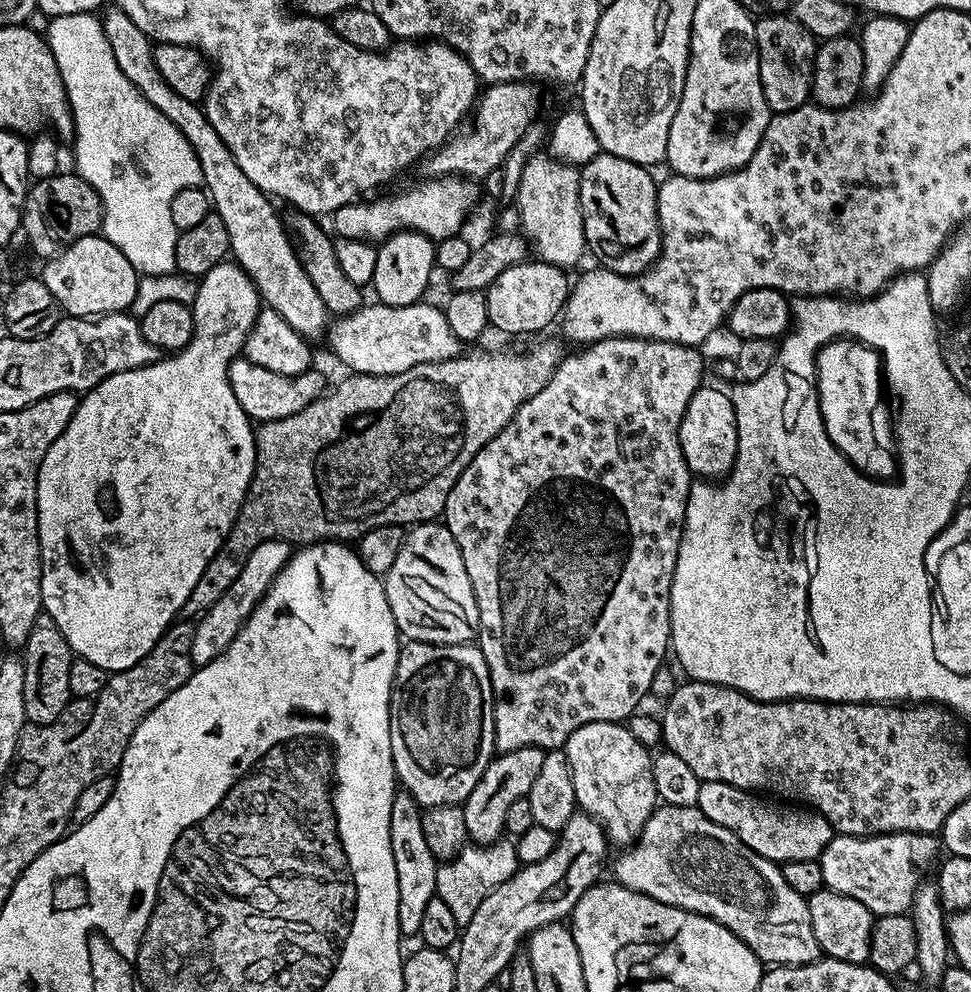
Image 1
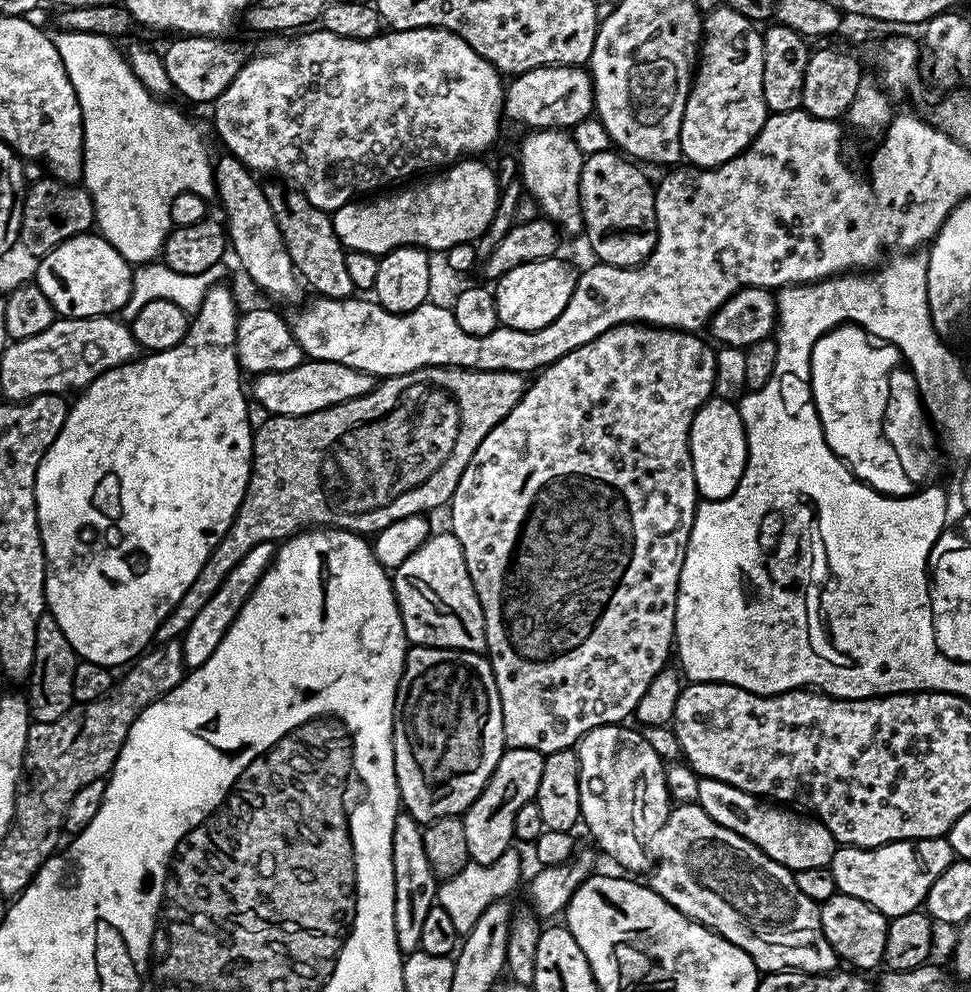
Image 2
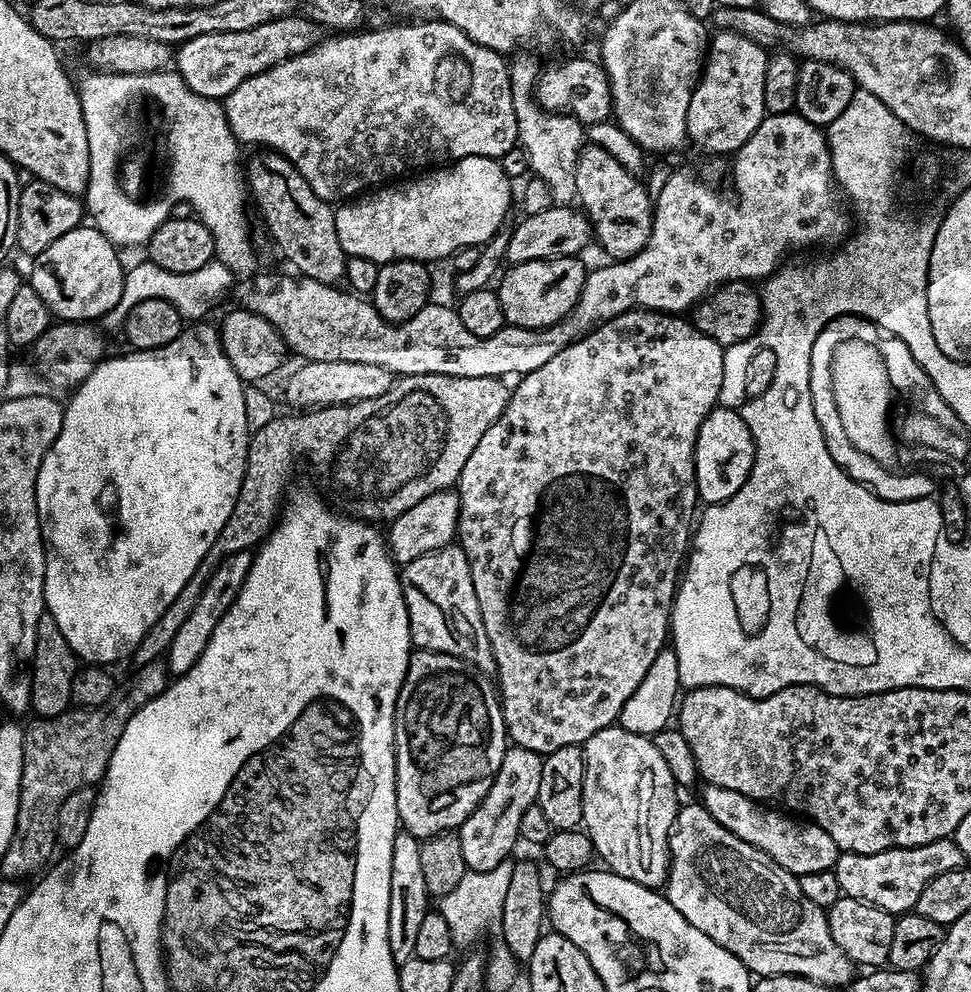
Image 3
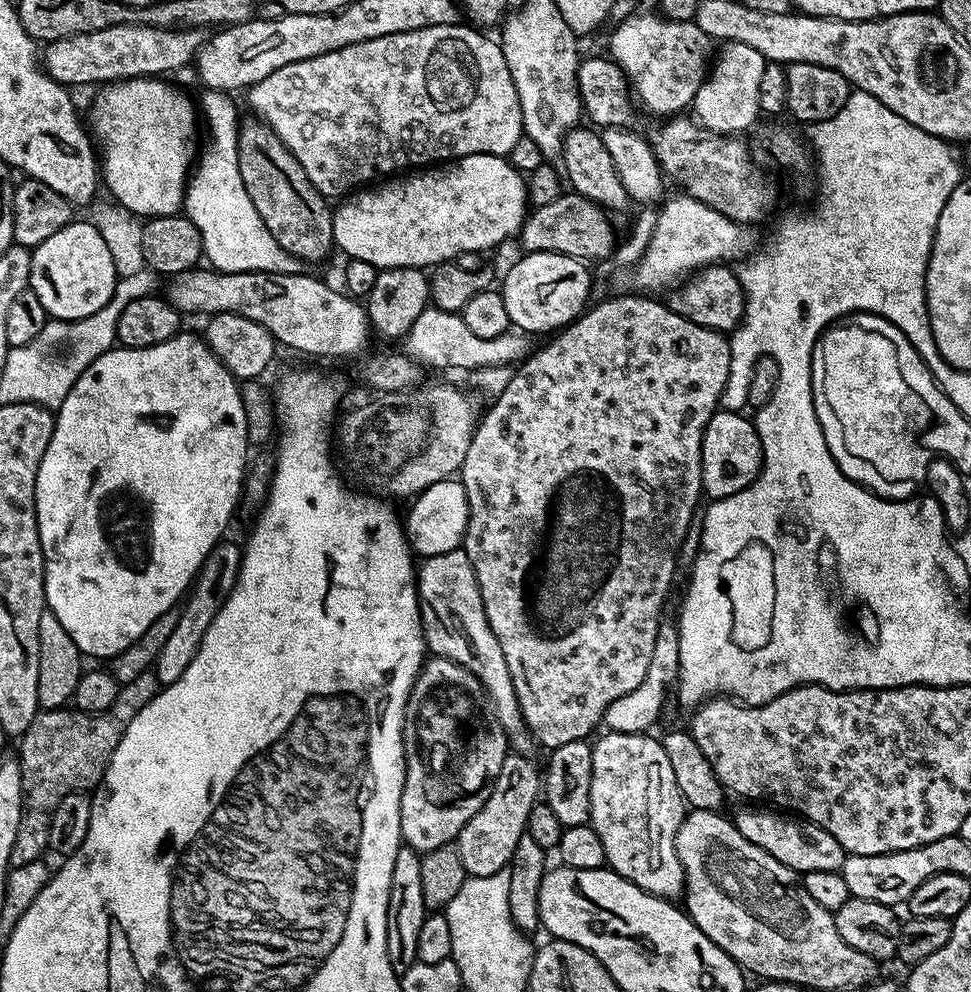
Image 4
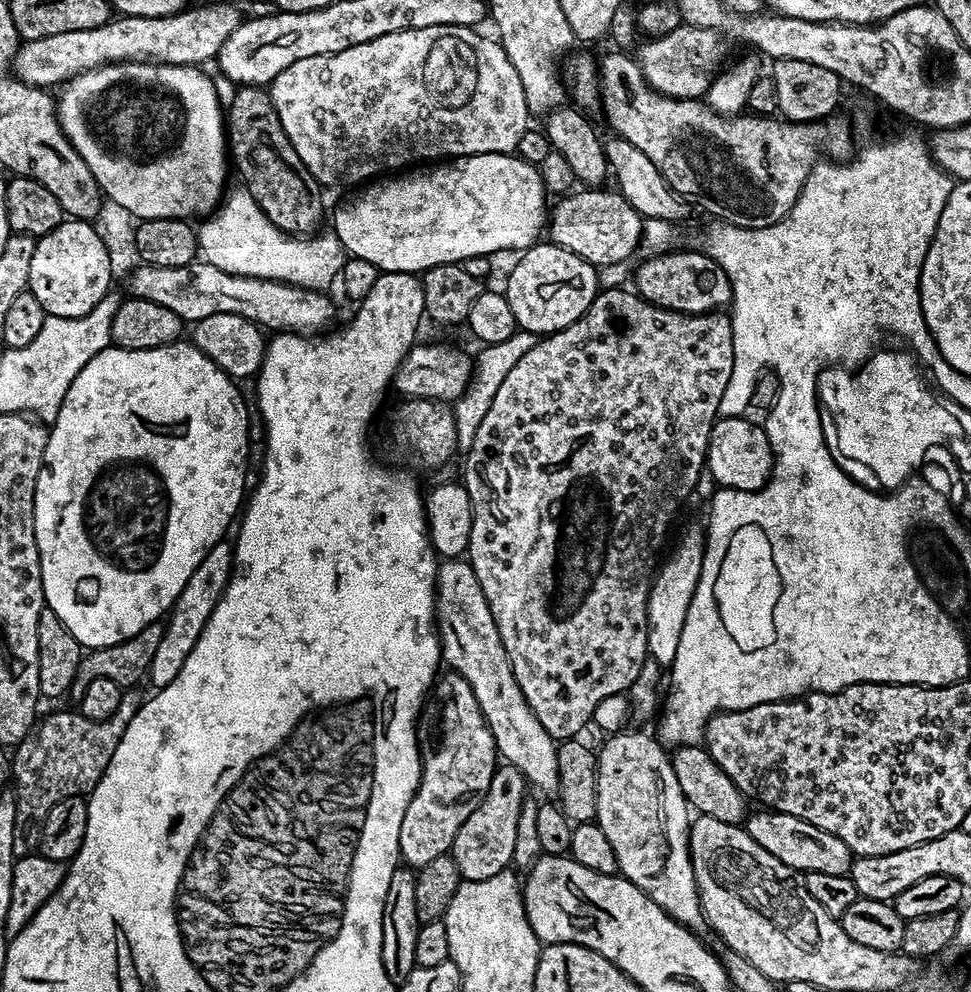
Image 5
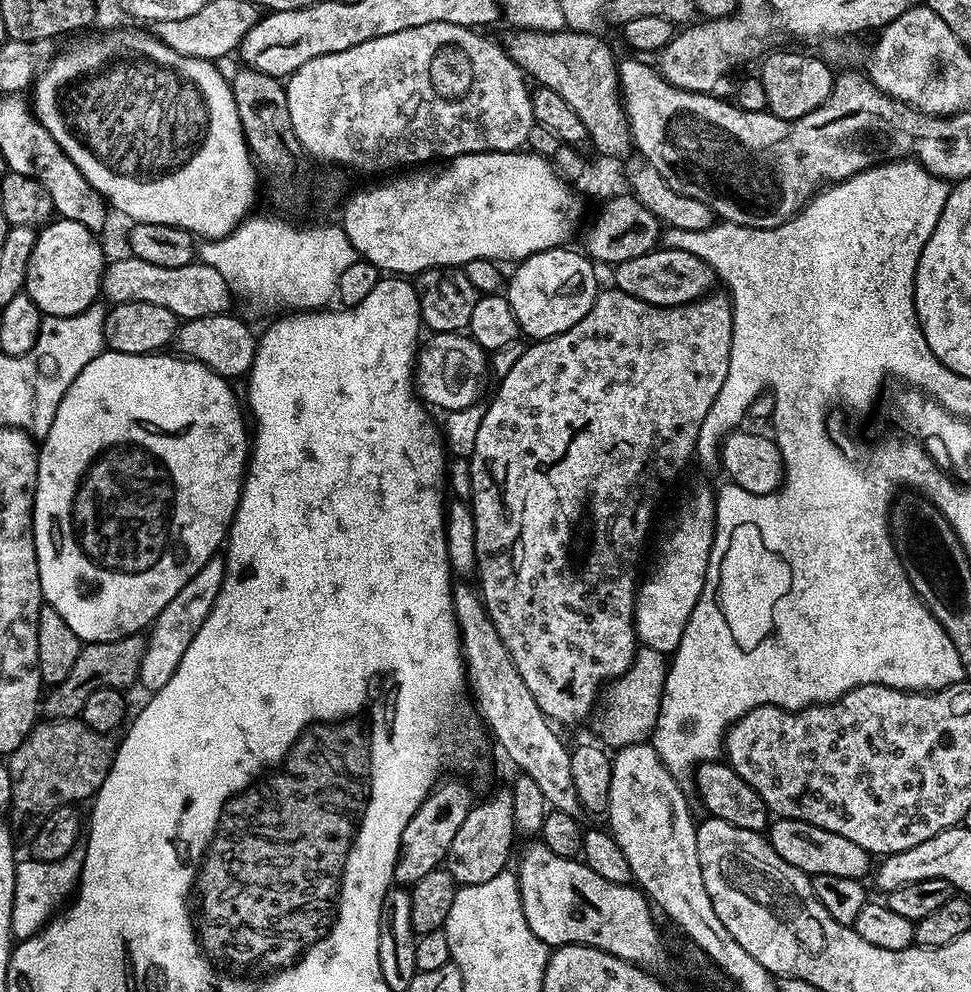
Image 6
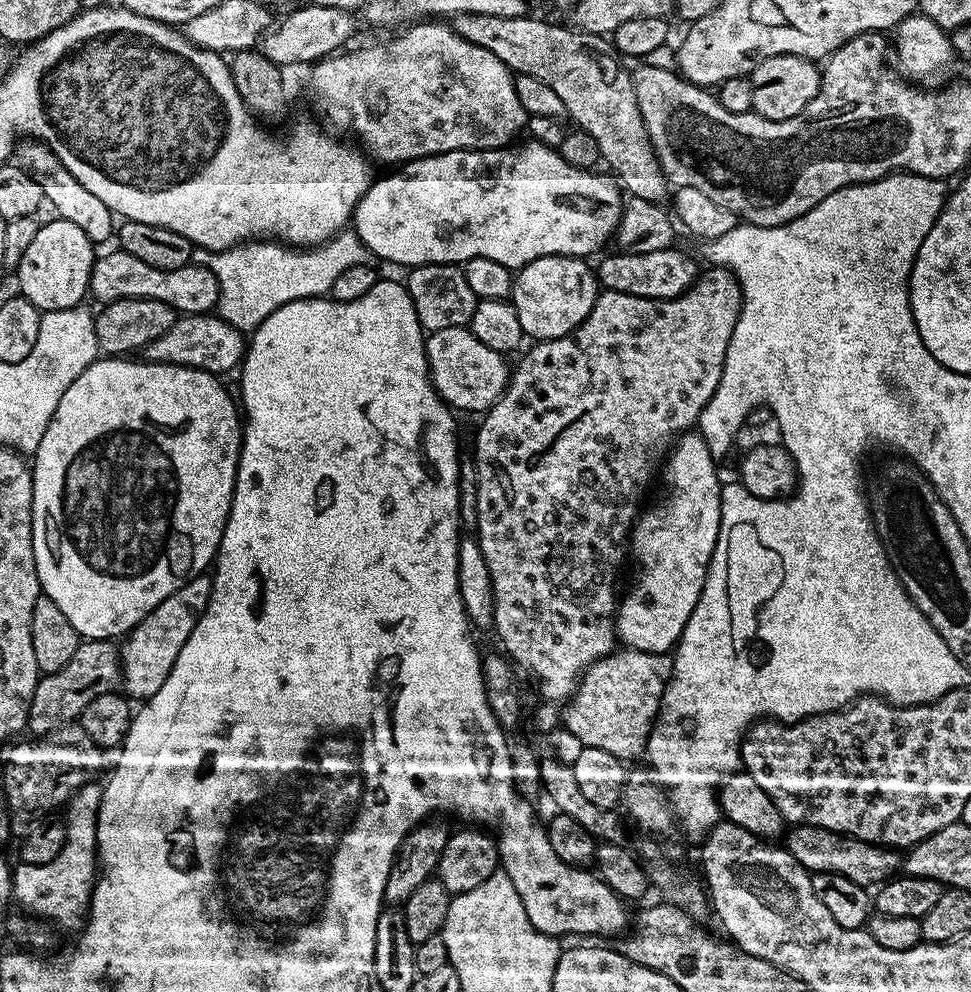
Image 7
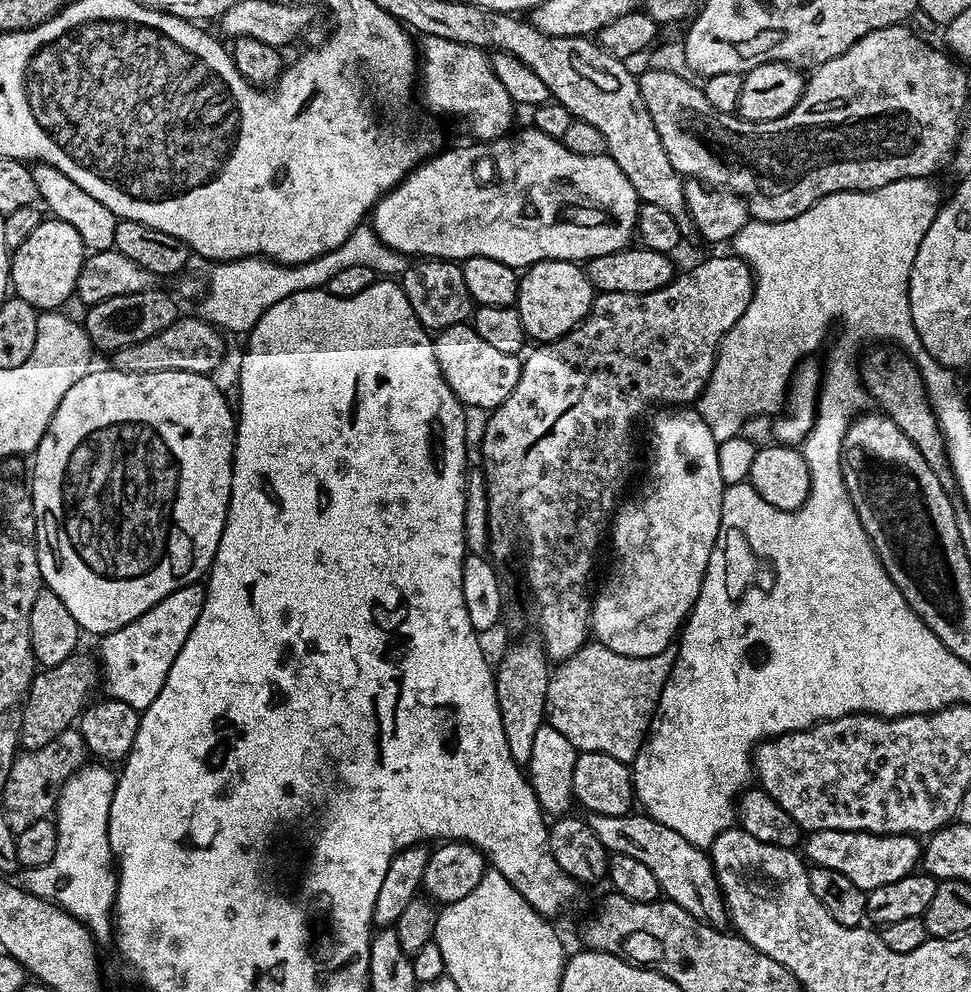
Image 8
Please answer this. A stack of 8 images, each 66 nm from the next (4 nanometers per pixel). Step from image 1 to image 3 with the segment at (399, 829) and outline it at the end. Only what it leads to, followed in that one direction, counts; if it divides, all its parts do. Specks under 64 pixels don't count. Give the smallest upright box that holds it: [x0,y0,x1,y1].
[388,830,430,966]

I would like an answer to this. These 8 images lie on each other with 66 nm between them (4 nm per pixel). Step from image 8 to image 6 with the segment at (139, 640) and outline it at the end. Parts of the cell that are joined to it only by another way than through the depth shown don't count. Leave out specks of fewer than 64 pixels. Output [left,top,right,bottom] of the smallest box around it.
[139,554,224,693]

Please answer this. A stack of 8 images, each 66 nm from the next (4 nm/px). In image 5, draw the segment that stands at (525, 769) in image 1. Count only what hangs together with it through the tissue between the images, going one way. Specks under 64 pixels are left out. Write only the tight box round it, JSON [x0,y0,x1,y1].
[451,763,526,880]

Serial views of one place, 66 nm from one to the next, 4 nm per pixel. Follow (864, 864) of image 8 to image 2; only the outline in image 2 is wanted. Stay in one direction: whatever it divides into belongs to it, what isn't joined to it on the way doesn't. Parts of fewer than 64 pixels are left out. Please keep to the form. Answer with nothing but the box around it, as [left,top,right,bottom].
[695,778,838,874]

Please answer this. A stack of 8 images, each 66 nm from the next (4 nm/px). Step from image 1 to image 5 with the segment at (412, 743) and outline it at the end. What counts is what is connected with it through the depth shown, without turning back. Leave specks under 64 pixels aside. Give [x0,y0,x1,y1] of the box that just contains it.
[398,670,498,870]

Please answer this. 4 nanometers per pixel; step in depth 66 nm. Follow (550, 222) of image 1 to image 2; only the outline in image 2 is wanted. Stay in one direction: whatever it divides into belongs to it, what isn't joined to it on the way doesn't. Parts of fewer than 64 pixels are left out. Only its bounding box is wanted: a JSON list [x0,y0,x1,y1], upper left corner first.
[519,130,585,233]

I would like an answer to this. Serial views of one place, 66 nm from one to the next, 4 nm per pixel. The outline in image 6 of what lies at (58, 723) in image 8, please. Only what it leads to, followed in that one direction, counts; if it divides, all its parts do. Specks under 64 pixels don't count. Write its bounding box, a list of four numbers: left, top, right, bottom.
[42,634,148,720]

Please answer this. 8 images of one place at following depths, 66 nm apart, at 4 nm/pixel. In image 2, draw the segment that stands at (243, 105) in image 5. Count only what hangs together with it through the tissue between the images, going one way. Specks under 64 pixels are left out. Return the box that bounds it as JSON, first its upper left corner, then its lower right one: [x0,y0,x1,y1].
[263,182,354,300]

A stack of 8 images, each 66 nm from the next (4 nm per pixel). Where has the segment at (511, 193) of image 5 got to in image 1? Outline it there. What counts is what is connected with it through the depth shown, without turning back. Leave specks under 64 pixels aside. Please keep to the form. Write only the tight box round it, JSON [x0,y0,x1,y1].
[330,176,478,242]

